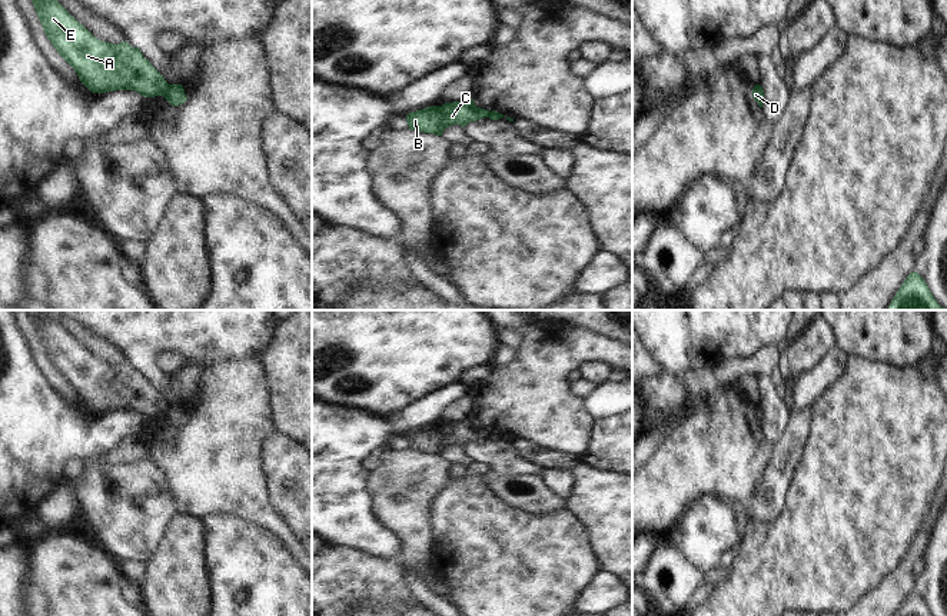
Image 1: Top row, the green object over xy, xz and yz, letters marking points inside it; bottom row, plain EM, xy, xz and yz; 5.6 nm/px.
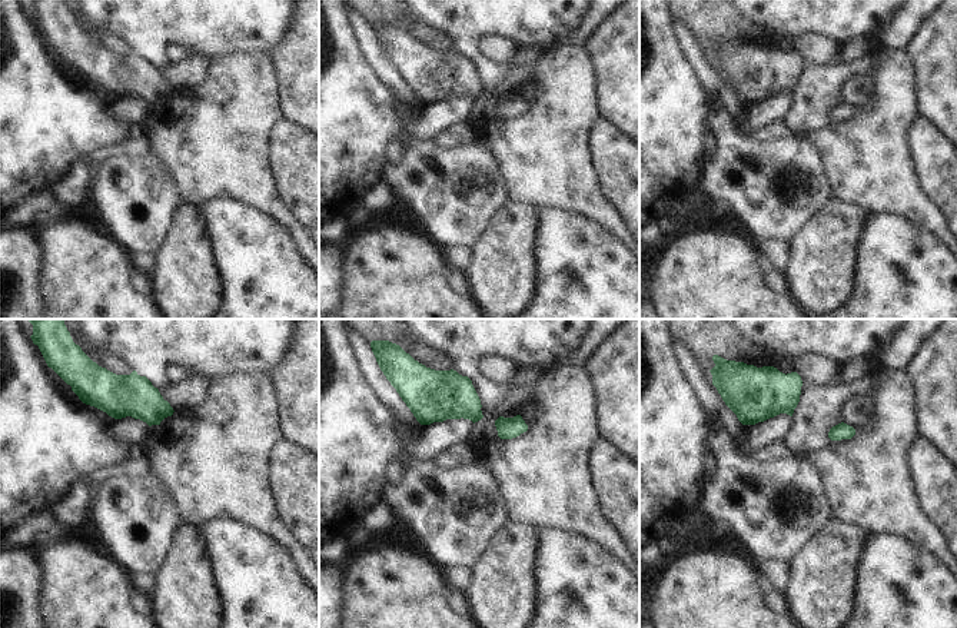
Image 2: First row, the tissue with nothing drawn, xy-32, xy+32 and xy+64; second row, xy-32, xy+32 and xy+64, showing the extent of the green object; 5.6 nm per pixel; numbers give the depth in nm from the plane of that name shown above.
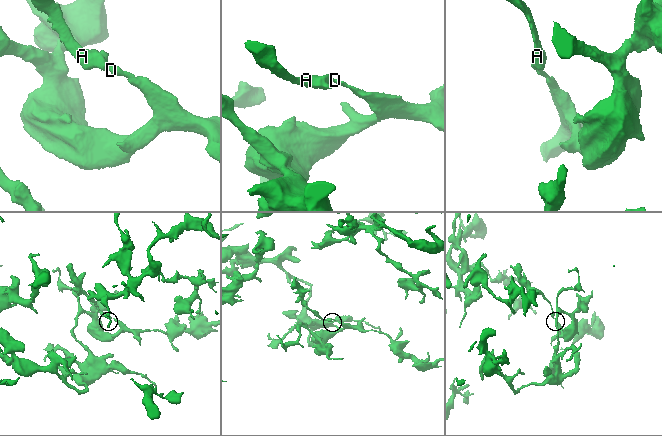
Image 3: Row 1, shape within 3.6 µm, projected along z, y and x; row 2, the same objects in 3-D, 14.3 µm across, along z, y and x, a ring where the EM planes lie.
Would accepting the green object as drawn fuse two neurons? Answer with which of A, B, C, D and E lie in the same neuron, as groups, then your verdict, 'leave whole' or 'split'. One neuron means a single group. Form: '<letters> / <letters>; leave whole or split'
A B C E / D; split

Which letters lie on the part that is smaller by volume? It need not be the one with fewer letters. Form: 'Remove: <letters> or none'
Remove: A, B, C, E.

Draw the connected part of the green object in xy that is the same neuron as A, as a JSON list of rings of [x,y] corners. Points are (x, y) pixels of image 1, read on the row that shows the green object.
[[[31,0],[47,39],[92,93],[134,90],[162,96],[169,83],[139,47],[96,39],[57,0]]]

